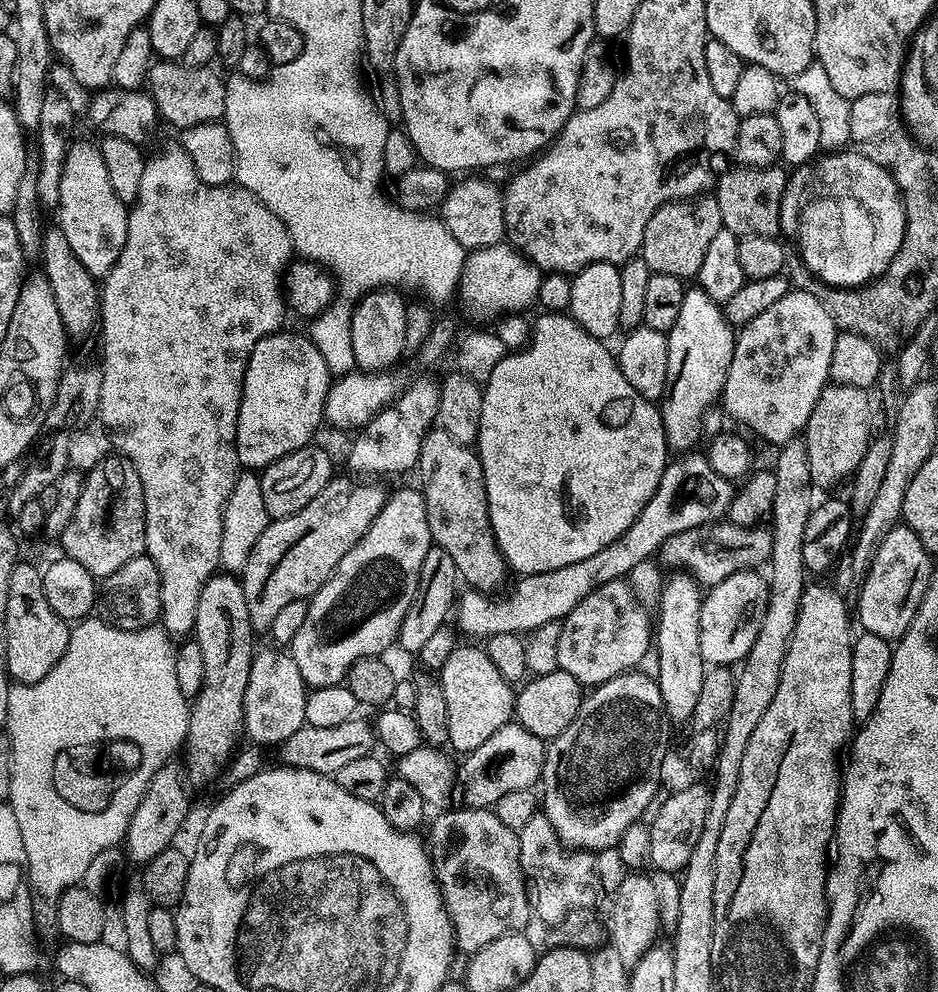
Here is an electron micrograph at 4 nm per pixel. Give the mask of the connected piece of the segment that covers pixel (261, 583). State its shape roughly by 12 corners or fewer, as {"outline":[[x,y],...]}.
{"outline":[[333,478],[262,530],[242,573],[253,633],[308,600],[386,496]]}

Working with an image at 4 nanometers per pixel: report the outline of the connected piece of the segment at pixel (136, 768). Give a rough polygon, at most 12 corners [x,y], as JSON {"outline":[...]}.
{"outline":[[163,627],[8,690],[36,931],[185,747]]}

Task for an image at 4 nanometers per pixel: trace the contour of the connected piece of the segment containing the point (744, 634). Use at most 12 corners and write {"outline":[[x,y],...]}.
{"outline":[[731,574],[703,593],[705,665],[739,665],[754,646],[769,581]]}

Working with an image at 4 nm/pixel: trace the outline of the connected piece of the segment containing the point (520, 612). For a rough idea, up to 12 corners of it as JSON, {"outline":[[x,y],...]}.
{"outline":[[692,450],[669,459],[626,534],[505,596],[461,591],[468,636],[529,634],[628,578],[674,534],[719,521],[734,484]]}

